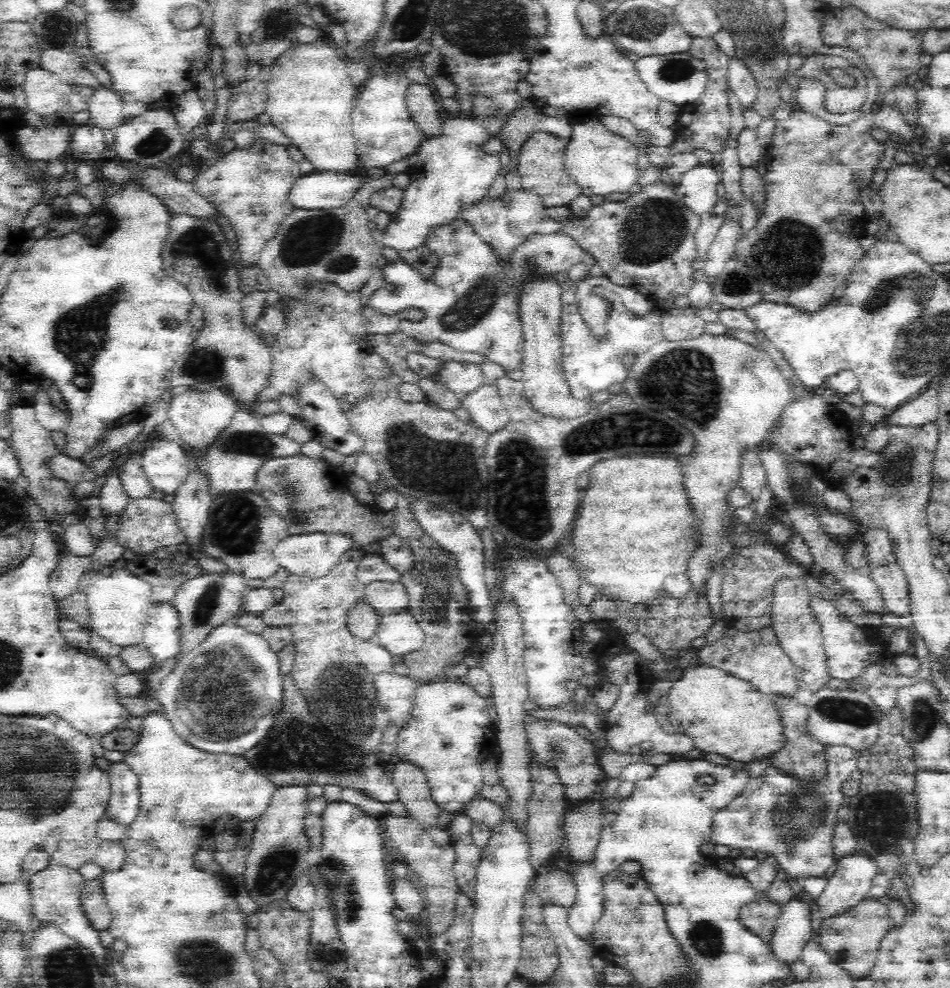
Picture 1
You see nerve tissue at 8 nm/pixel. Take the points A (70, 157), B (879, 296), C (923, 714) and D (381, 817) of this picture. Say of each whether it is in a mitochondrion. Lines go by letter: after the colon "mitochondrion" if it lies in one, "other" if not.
A: other
B: mitochondrion
C: mitochondrion
D: other

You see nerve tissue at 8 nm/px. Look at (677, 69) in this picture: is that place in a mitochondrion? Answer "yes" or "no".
yes

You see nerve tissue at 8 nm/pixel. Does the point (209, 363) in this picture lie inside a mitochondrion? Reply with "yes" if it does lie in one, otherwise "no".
yes

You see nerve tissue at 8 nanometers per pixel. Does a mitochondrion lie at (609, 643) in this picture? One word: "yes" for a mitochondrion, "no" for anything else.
no

